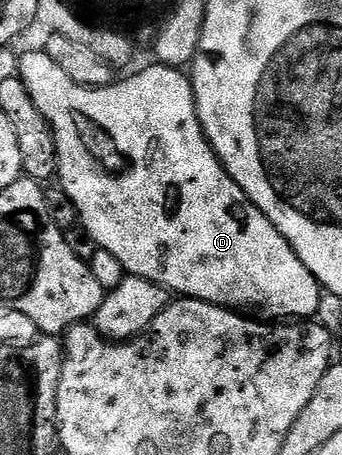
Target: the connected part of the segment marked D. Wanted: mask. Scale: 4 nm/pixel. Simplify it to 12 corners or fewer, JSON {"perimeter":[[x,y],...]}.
{"perimeter":[[190,76],[19,77],[128,274],[277,321],[321,284],[226,173]]}

